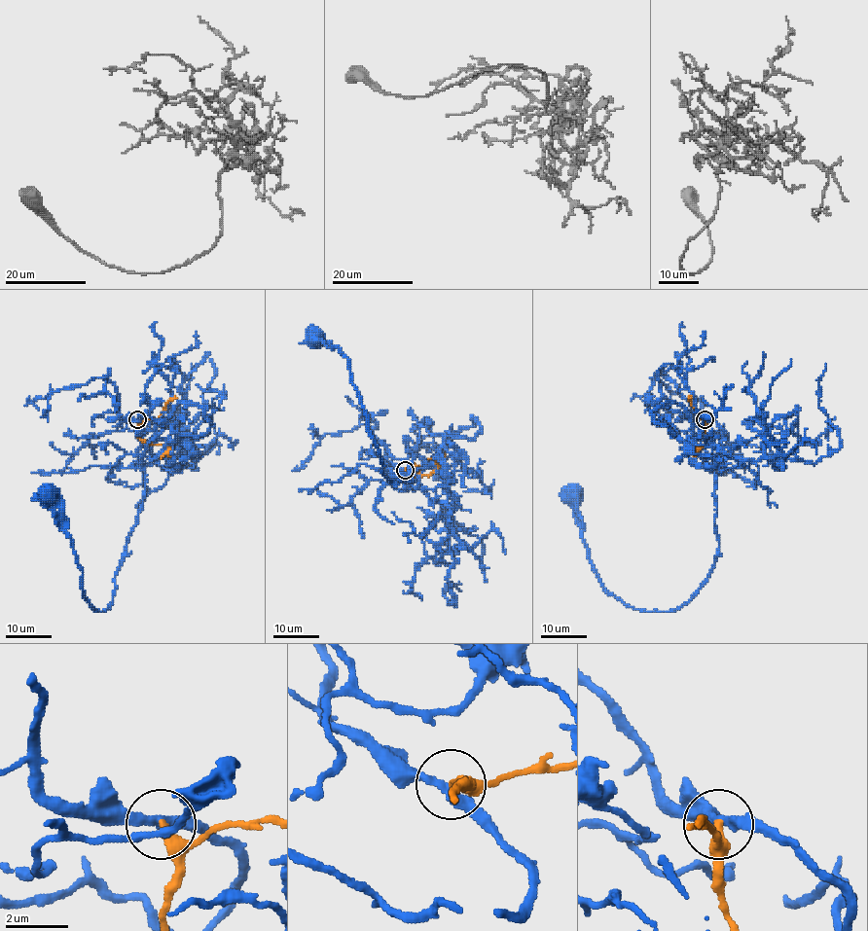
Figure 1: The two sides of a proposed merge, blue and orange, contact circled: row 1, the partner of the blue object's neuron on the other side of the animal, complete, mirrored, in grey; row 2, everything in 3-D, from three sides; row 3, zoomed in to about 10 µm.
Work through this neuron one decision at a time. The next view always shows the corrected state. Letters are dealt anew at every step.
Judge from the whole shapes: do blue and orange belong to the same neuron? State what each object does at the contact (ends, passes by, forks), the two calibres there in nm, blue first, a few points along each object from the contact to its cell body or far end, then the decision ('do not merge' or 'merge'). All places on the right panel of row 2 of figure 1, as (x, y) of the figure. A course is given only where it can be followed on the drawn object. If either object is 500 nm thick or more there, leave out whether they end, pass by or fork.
blue passes by | orange passes by | 300/280 nm | blue via (705, 419), (724, 436), (713, 466), (718, 551), (709, 577), (679, 607), (636, 609), (602, 585), (572, 495) | orange via (705, 419), (709, 437), (706, 441), (710, 444), (693, 453), (694, 458) | do not merge

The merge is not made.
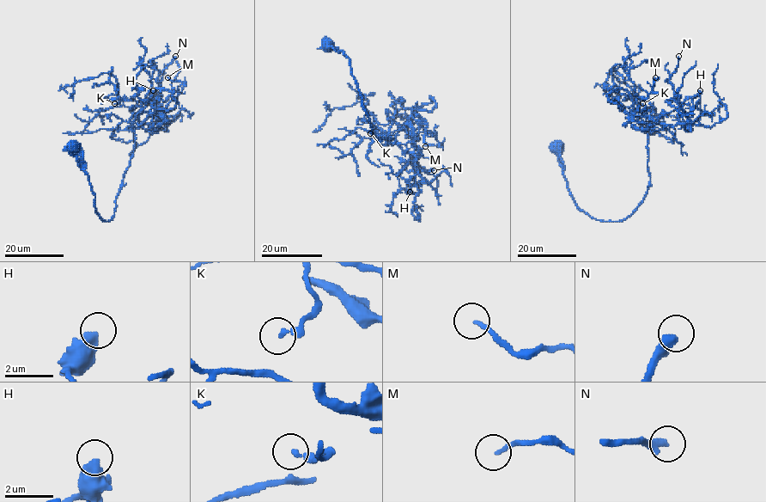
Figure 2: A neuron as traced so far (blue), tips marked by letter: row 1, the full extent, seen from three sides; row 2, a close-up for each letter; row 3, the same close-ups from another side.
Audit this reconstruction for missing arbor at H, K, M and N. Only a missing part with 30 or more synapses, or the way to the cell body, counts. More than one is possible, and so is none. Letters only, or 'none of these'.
N

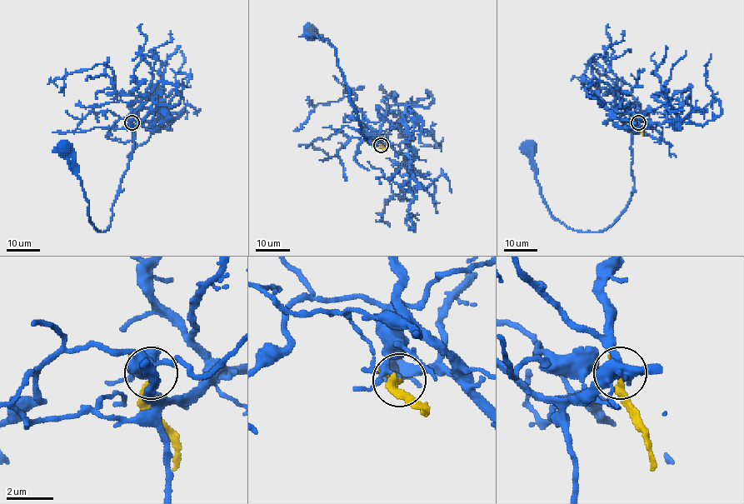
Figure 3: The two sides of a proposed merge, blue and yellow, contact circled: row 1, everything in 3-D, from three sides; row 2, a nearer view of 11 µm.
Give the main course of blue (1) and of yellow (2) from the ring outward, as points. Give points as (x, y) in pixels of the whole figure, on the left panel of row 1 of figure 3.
1: (132, 122), (153, 111), (142, 106), (132, 120), (132, 158), (104, 232), (90, 222), (82, 183), (63, 148)
2: (132, 122), (136, 136)

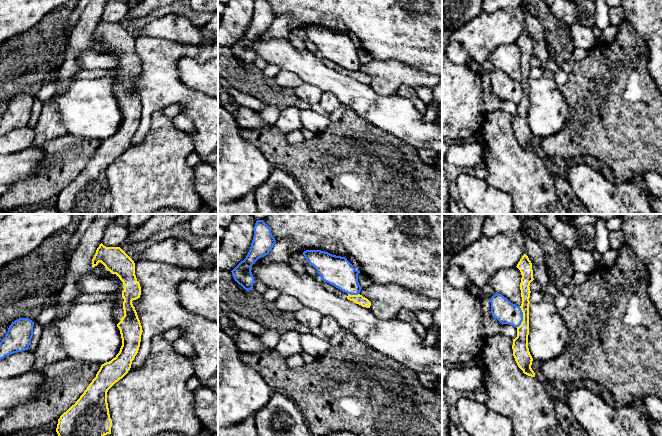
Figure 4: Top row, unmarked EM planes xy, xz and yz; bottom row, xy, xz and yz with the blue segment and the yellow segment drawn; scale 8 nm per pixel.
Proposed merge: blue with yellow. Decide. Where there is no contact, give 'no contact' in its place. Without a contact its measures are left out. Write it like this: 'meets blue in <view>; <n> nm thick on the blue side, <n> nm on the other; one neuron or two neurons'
meets blue in yz; 180 nm thick on the blue side, 130 nm on the other; two neurons

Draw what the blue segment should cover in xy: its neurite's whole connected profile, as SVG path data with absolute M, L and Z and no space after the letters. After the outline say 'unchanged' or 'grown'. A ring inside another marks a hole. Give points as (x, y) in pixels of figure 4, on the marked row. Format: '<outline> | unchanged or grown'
M19 318L11 323L5 337L0 342L0 360L5 356L28 350L33 336L34 322Z | unchanged

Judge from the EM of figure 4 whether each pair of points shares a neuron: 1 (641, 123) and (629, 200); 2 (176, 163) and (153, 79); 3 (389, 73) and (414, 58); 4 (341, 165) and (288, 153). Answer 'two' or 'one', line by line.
1: two
2: two
3: two
4: one

